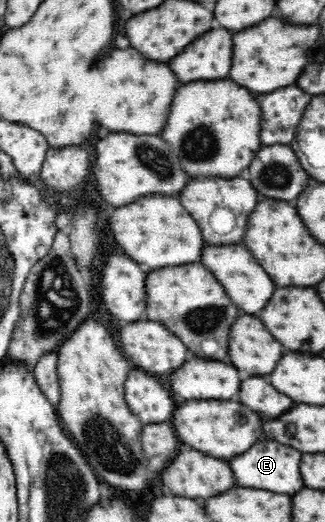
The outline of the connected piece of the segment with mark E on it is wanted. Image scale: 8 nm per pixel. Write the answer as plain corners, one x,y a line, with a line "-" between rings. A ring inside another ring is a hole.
262,440
254,444
248,452
232,458
232,470
236,472
236,480
240,486
260,488
280,494
296,494
304,488
304,478
300,472
300,460
302,460
300,456
302,452
292,446
284,446
276,440

